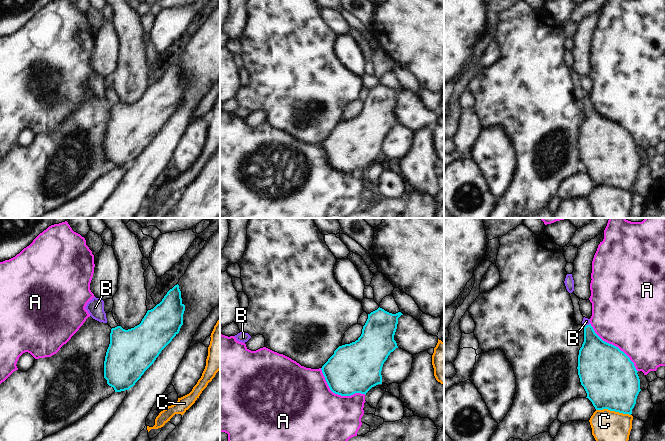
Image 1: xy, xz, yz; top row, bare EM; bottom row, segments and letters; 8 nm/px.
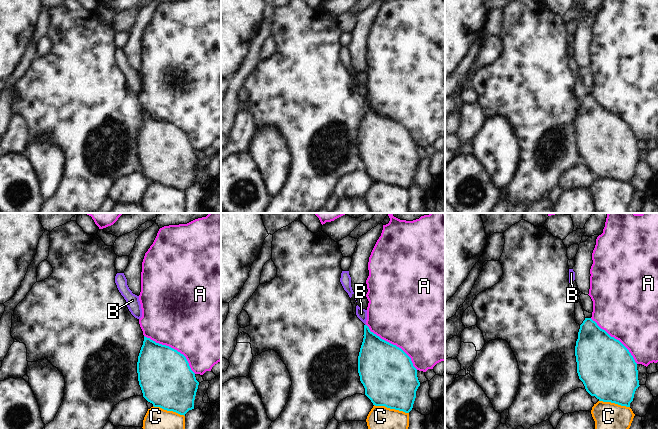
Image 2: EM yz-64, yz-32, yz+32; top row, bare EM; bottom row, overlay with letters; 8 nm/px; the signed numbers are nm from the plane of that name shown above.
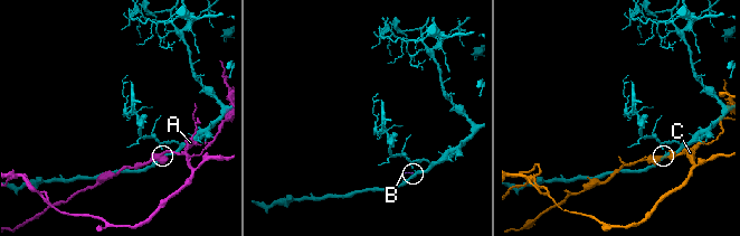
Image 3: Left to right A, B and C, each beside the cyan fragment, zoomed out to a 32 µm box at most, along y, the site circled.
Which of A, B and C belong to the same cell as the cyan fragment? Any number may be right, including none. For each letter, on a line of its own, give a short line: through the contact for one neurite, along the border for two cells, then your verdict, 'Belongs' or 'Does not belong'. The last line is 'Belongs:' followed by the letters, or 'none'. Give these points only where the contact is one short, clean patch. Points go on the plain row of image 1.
A: Does not belong
B: Line: yz (595, 130), (586, 101), (586, 97). Belongs
C: Does not belong
Belongs: B.

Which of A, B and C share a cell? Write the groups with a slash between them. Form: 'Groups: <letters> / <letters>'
Groups: A / B / C.

